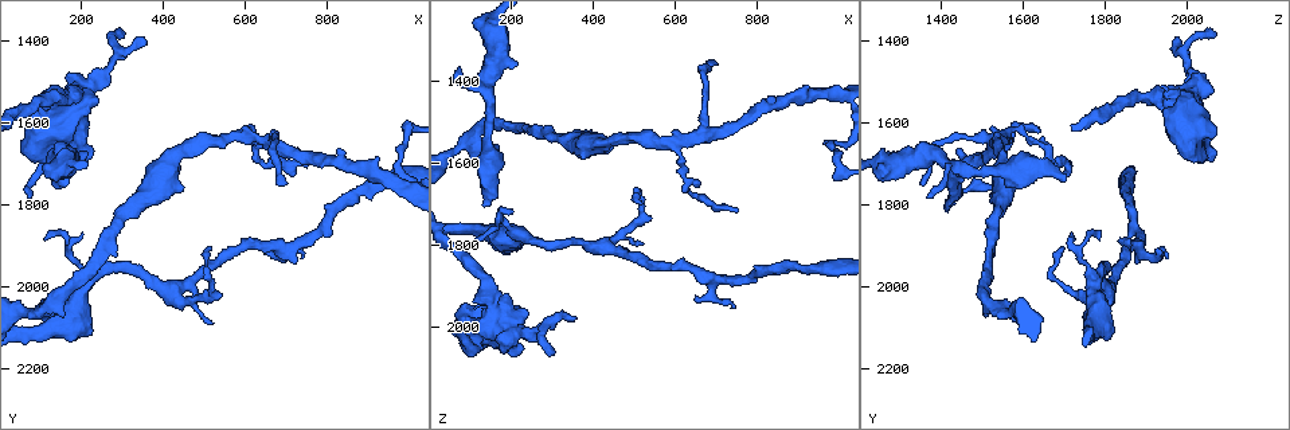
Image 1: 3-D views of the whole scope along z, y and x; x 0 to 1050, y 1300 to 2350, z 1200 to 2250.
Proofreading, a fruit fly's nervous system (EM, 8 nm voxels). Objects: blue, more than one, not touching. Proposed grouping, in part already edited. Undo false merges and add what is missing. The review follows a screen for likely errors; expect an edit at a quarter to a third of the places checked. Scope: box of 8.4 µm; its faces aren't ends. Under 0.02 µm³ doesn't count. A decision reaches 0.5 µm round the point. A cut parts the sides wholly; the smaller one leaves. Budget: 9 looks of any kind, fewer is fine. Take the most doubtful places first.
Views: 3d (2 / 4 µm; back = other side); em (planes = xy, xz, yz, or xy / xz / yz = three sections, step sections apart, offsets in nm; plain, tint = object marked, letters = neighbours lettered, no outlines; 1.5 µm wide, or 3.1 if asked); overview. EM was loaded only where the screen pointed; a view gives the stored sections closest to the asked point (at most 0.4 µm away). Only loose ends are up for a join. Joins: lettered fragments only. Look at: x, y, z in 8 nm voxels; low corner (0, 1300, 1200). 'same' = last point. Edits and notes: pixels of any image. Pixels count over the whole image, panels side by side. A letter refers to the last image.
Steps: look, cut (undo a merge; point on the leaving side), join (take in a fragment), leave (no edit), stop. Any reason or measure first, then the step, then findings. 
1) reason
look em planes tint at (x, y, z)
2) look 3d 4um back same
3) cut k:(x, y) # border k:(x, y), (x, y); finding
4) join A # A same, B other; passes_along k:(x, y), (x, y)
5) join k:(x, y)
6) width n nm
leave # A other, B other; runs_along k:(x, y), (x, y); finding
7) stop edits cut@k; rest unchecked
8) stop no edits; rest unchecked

an open end
look 3d 4um at (140, 1735, 1700)

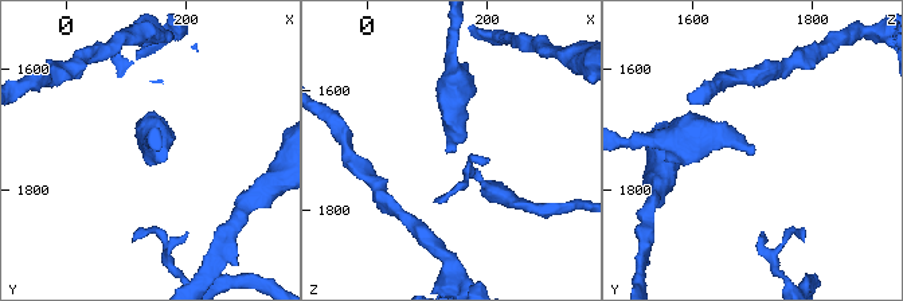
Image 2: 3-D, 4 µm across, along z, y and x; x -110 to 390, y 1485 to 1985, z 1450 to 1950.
need the tissue
look em xy step 8 tint at (140, 1745, 1700)

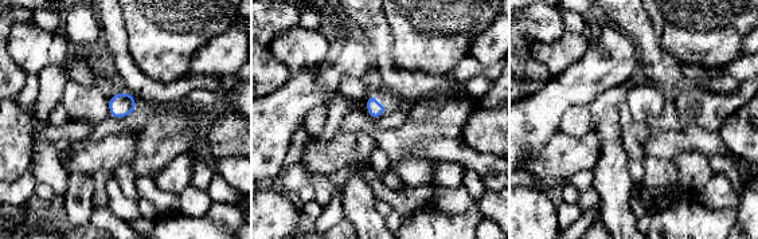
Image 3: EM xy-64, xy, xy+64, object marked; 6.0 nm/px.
another direction
look em planes letters same

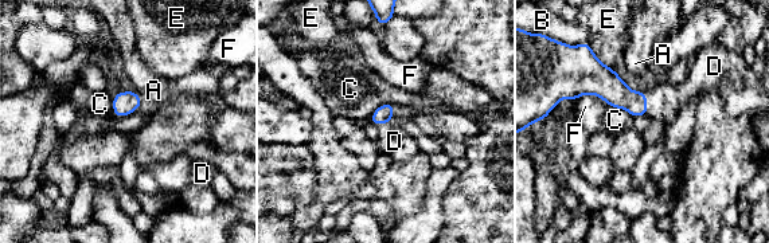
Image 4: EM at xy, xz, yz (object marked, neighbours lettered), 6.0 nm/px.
join D # A other, B other, C other, D same, E other, F other; passes_along 4:(611, 87), (647, 104), (664, 101); it goes on there

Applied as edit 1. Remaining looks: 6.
look overview

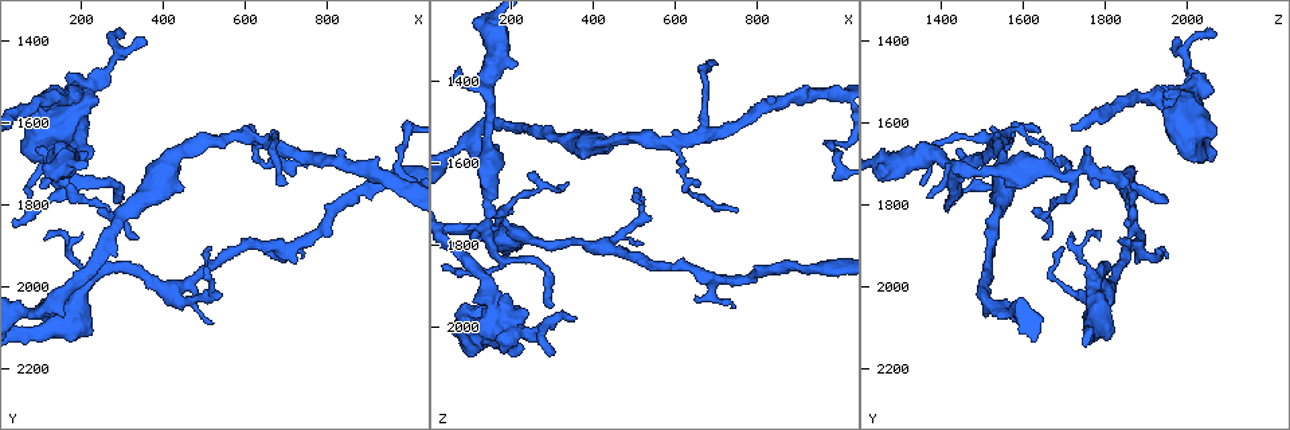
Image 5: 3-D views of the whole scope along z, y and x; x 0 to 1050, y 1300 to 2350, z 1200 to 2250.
thin end
look 3d 4um at (295, 1785, 1950)

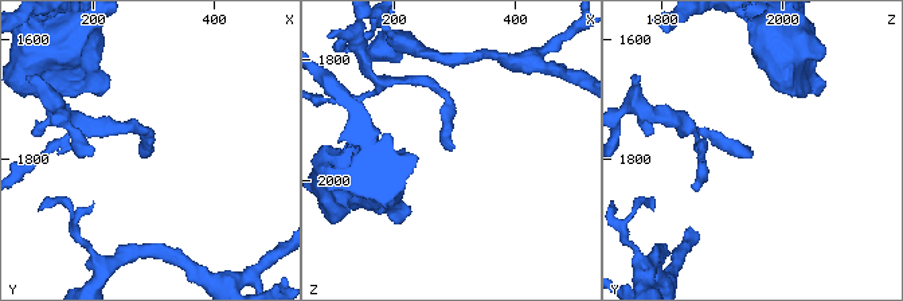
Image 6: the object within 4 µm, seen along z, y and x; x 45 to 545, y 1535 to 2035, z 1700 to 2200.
look em yz step 8 letters at (295, 1785, 1950)

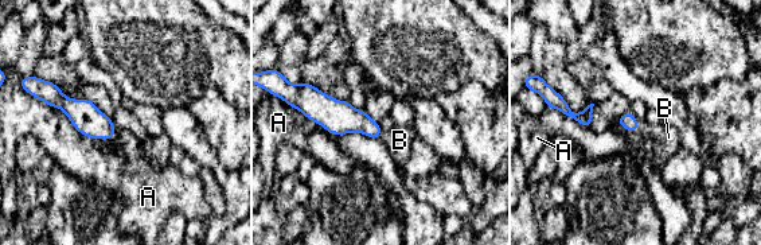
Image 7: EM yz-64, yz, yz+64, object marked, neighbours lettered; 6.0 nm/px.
join B # A other, B same; passes_along 7:(628, 121), (637, 127), (668, 137); it goes on there

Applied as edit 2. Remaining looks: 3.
branch stops here
look em planes letters at (520, 2085, 1795)

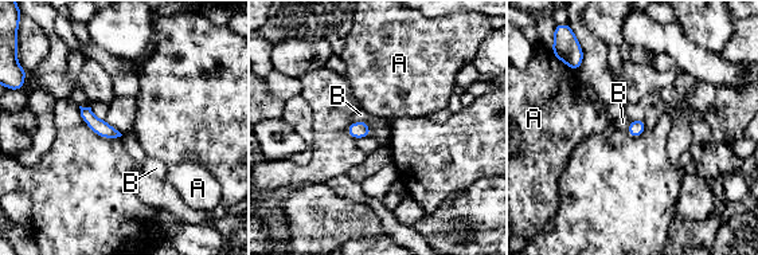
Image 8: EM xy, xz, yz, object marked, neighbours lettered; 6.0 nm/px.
leave # A other, B other; border 8:(366, 121), (352, 122); none of them fits

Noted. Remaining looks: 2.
a narrow waist
look 3d 4um at (140, 1720, 1465)

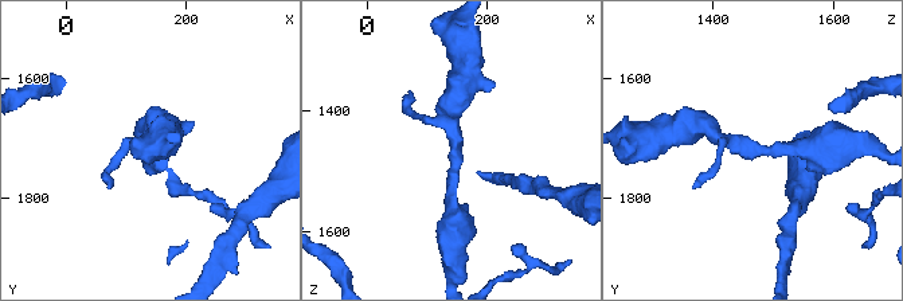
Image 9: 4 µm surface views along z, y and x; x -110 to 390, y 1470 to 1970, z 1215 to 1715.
look em planes letters at (145, 1715, 1470)

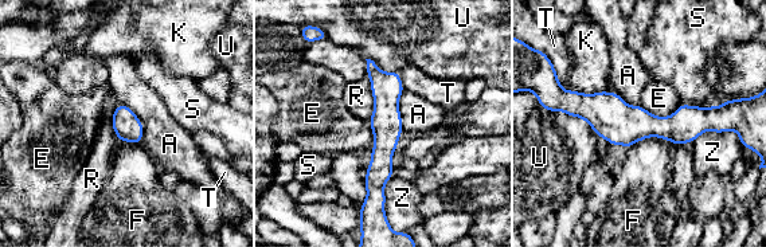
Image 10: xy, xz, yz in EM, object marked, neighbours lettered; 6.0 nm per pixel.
width 170 nm
leave # A other, E other, F other, K other, R other, S other, T other, U other, Z other; continuous, no second cell

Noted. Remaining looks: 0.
stop edits join@4, join@7; rest unchecked

